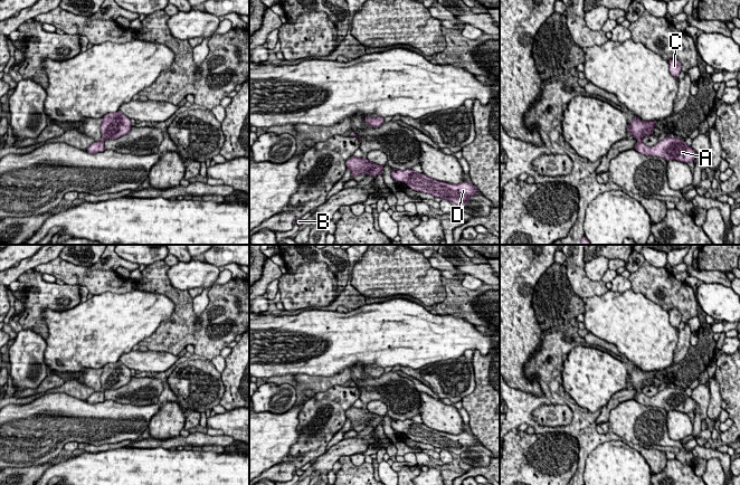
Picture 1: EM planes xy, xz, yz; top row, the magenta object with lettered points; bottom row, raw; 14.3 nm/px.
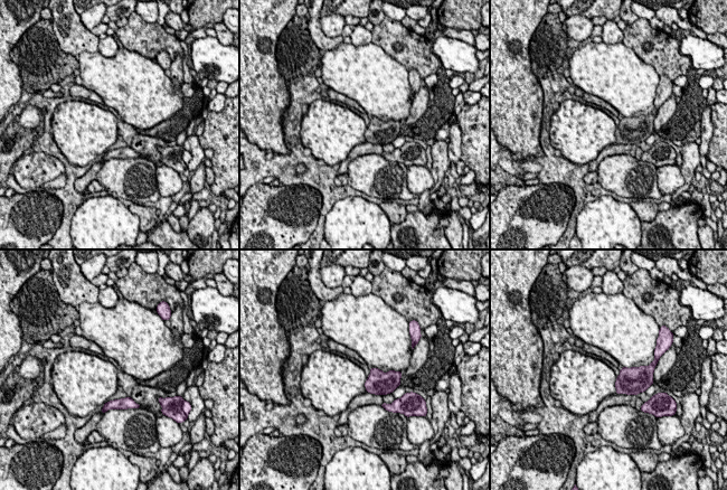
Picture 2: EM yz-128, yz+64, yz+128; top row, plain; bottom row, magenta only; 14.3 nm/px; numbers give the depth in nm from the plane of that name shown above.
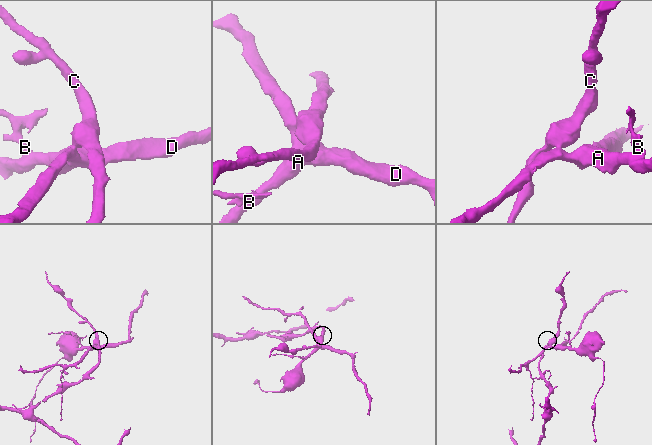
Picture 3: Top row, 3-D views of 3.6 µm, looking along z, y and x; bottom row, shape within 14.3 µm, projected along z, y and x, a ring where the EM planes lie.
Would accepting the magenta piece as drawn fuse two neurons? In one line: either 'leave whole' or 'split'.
leave whole

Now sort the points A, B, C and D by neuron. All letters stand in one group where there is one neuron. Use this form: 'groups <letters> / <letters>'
groups A B C D

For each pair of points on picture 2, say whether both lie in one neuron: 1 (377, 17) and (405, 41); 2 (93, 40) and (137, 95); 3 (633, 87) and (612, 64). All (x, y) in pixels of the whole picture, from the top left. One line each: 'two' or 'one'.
1: two
2: two
3: one

